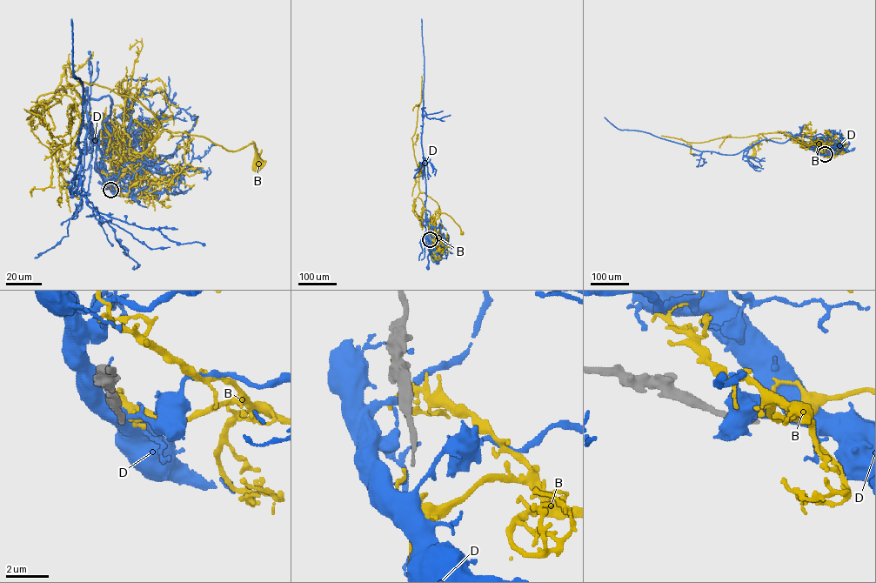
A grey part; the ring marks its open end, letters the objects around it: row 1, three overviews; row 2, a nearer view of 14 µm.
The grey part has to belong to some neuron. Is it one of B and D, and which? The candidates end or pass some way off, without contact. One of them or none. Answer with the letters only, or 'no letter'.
no letter

